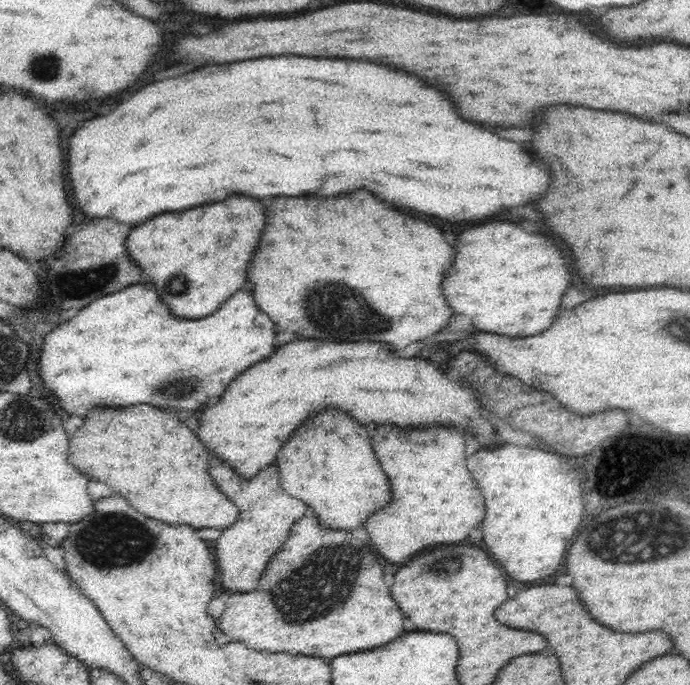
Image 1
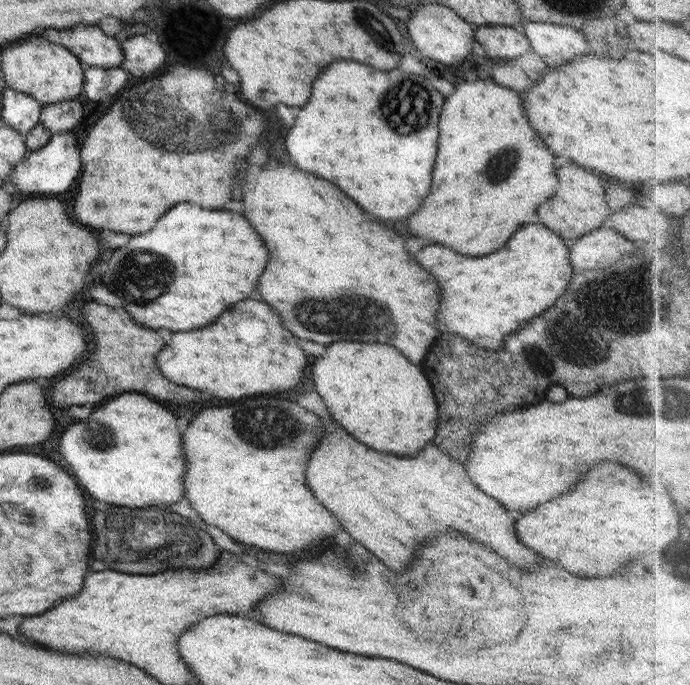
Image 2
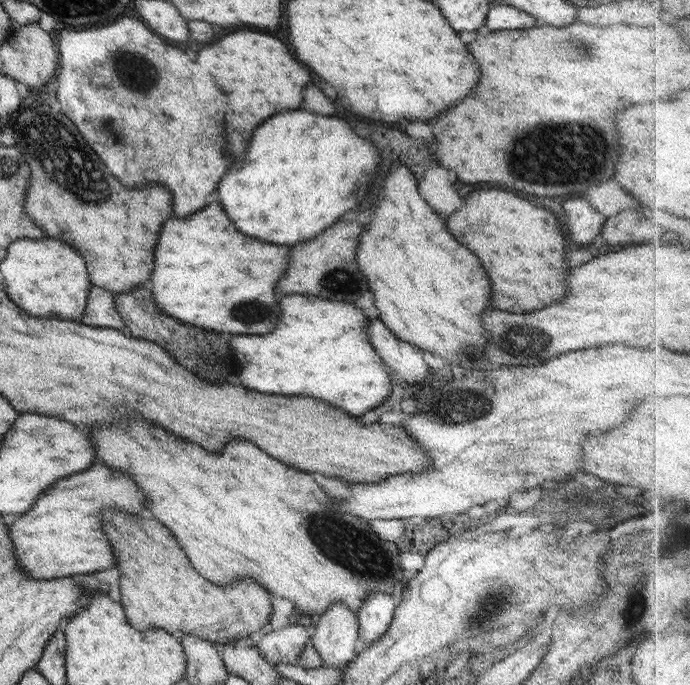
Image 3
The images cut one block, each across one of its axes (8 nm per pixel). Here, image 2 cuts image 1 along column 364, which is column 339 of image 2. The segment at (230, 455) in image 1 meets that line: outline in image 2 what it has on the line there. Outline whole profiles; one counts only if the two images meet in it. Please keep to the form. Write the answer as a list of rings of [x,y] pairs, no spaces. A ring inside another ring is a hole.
[[[336,342],[328,346],[328,354],[316,358],[312,364],[312,382],[316,392],[322,396],[328,412],[334,420],[356,440],[366,444],[372,450],[388,452],[397,456],[416,456],[434,436],[436,436],[436,420],[438,420],[438,402],[434,398],[432,386],[424,372],[408,362],[400,350],[384,344],[362,344],[362,342]],[[344,374],[350,382],[342,382],[340,386],[338,376]],[[390,424],[422,424],[422,426],[390,426]]]

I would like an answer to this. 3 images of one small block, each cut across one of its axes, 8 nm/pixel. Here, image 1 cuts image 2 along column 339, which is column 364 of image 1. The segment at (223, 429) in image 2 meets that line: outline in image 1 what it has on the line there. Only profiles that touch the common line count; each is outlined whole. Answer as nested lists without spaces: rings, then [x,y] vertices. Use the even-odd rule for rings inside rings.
[[[378,426],[372,436],[374,452],[390,480],[390,502],[366,518],[363,526],[378,554],[388,562],[404,562],[436,544],[456,544],[484,518],[484,498],[466,468],[464,436],[454,428],[426,430]]]

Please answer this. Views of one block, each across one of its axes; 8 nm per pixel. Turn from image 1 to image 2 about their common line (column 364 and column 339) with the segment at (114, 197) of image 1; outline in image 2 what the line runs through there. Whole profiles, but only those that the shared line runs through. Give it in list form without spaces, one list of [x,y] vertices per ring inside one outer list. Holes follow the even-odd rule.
[[[334,62],[312,84],[312,96],[300,110],[296,124],[284,142],[292,162],[318,178],[336,184],[364,212],[380,220],[404,220],[412,216],[426,198],[432,182],[434,144],[438,146],[438,116],[444,96],[432,88],[424,76],[400,70],[372,70],[358,62]]]

